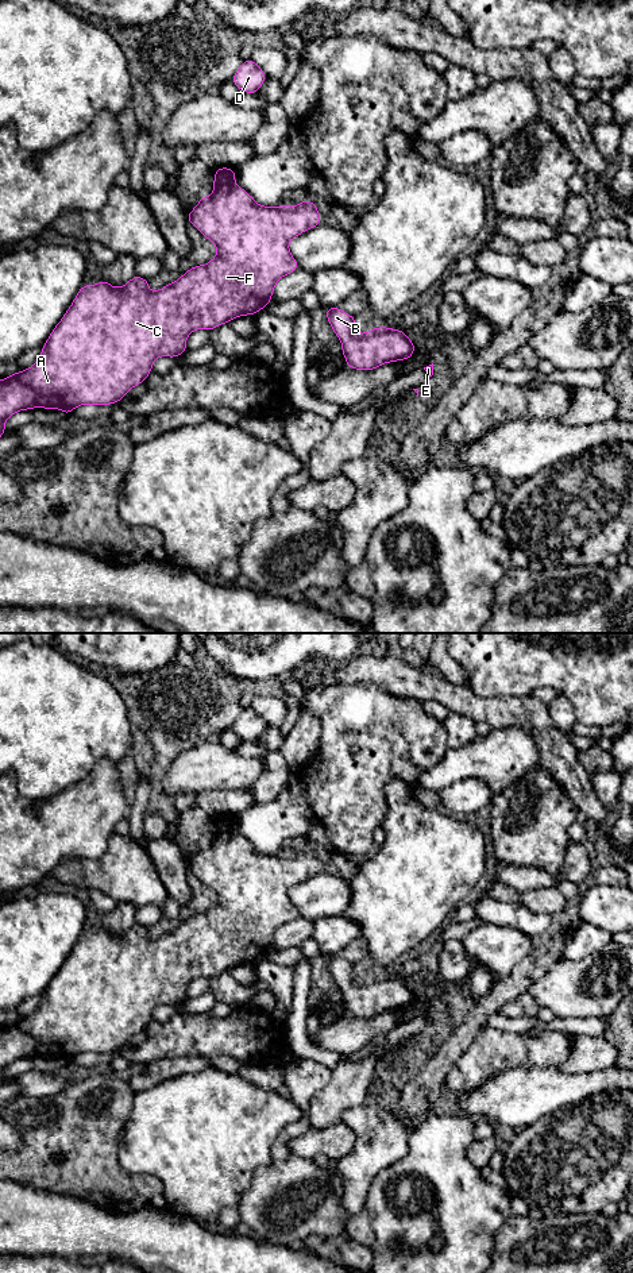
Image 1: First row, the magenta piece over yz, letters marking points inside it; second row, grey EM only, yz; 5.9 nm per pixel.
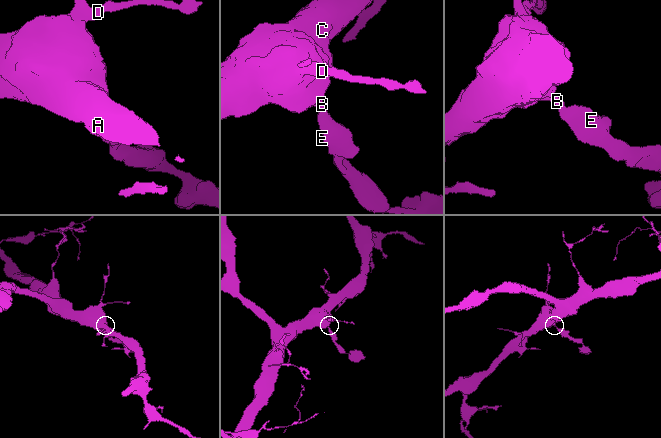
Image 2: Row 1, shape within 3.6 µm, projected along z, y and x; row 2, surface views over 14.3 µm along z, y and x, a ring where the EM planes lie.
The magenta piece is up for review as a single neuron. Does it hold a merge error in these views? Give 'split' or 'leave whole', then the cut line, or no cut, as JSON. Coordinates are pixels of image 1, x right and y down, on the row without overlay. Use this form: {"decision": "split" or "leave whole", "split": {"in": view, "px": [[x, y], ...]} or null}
{"decision": "leave whole", "split": null}

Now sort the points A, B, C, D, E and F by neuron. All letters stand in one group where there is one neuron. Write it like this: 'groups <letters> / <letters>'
groups A B C D E F

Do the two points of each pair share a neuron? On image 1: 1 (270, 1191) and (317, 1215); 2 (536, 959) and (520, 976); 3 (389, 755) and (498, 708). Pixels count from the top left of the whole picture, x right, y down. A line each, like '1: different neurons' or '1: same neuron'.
1: same neuron
2: same neuron
3: different neurons

